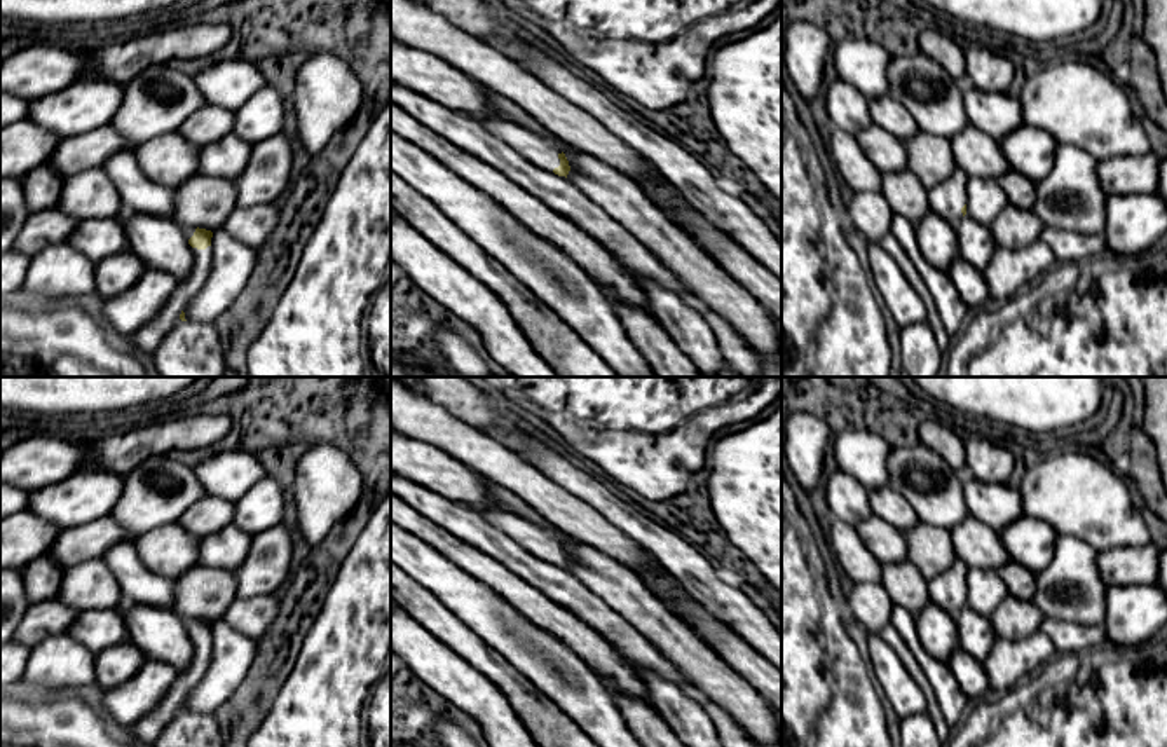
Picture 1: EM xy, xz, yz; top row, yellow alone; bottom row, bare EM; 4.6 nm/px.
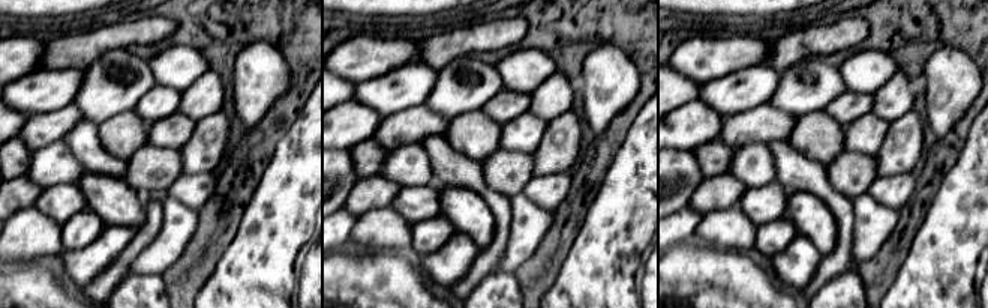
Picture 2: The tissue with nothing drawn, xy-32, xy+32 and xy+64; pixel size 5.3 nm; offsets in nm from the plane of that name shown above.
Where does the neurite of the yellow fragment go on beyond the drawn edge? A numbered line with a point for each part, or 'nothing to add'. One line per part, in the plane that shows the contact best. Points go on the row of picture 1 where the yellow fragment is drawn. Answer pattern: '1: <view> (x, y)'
1: xz (541, 150)

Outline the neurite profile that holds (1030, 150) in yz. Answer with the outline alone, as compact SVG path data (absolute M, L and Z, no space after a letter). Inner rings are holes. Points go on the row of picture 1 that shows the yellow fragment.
M1031 126L1017 127L998 143L1010 169L1034 183L1050 173L1059 147L1052 134Z

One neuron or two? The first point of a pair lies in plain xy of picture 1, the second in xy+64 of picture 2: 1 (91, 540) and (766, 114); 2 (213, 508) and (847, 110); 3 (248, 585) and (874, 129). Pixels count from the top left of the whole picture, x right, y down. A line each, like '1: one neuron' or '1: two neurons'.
1: one neuron
2: one neuron
3: two neurons

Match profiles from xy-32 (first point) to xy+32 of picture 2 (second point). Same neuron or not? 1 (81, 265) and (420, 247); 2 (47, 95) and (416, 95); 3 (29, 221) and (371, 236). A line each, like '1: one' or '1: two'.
1: two
2: one
3: one

